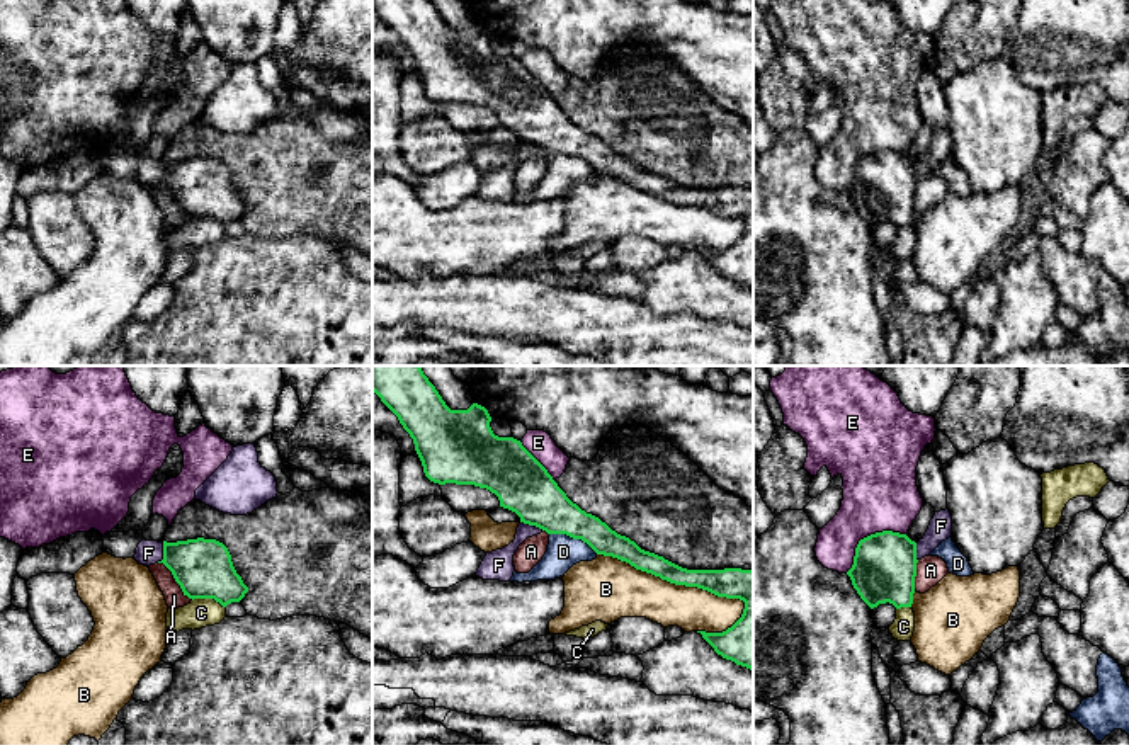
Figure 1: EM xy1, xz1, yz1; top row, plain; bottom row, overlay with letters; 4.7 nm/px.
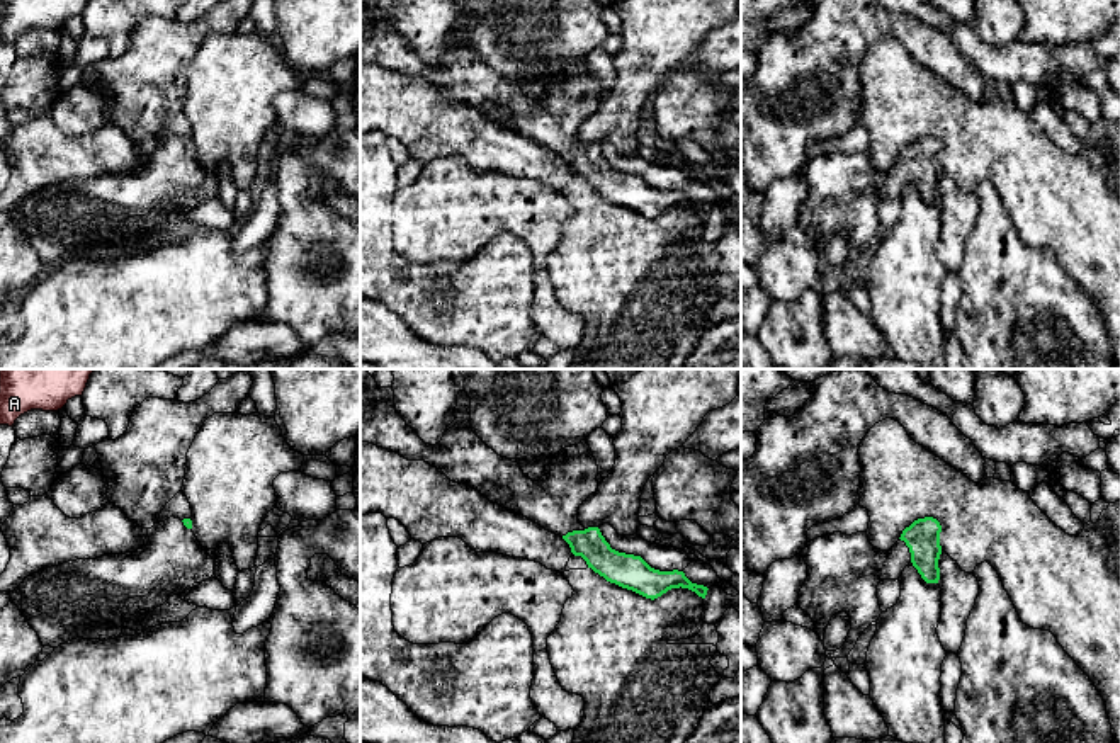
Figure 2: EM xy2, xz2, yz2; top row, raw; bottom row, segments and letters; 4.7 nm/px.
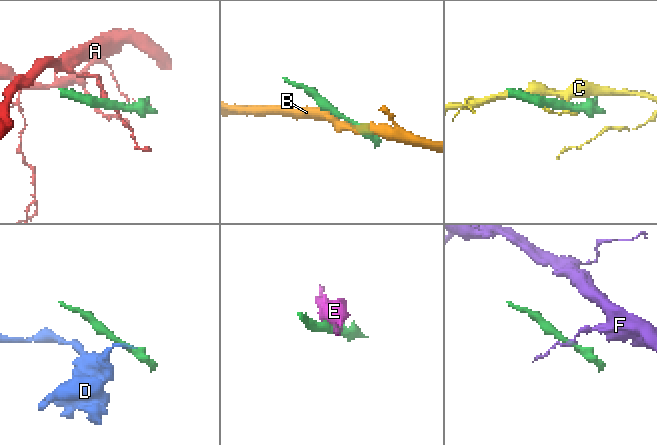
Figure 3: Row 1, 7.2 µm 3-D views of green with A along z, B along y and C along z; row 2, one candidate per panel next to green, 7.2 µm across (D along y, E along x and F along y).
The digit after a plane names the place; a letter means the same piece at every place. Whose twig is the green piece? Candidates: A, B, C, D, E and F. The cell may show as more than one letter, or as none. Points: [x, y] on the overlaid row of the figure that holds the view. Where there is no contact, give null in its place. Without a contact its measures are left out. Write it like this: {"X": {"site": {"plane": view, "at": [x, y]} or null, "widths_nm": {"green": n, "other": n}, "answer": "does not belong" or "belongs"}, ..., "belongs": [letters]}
{"A": {"site": {"plane": "xy1", "at": [175, 580]}, "widths_nm": {"green": 280, "other": 90}, "answer": "does not belong"}, "B": {"site": {"plane": "xz1", "at": [675, 584]}, "widths_nm": {"green": 140, "other": 240}, "answer": "does not belong"}, "C": {"site": {"plane": "xy1", "at": [209, 597]}, "widths_nm": {"green": 280, "other": 140}, "answer": "does not belong"}, "D": {"site": {"plane": "xz1", "at": [573, 538]}, "widths_nm": {"green": 240, "other": 160}, "answer": "does not belong"}, "E": {"site": {"plane": "yz1", "at": [868, 536]}, "widths_nm": {"green": 300, "other": 360}, "answer": "does not belong"}, "F": {"site": {"plane": "xz1", "at": [533, 524]}, "widths_nm": {"green": 260, "other": 140}, "answer": "does not belong"}, "belongs": []}

